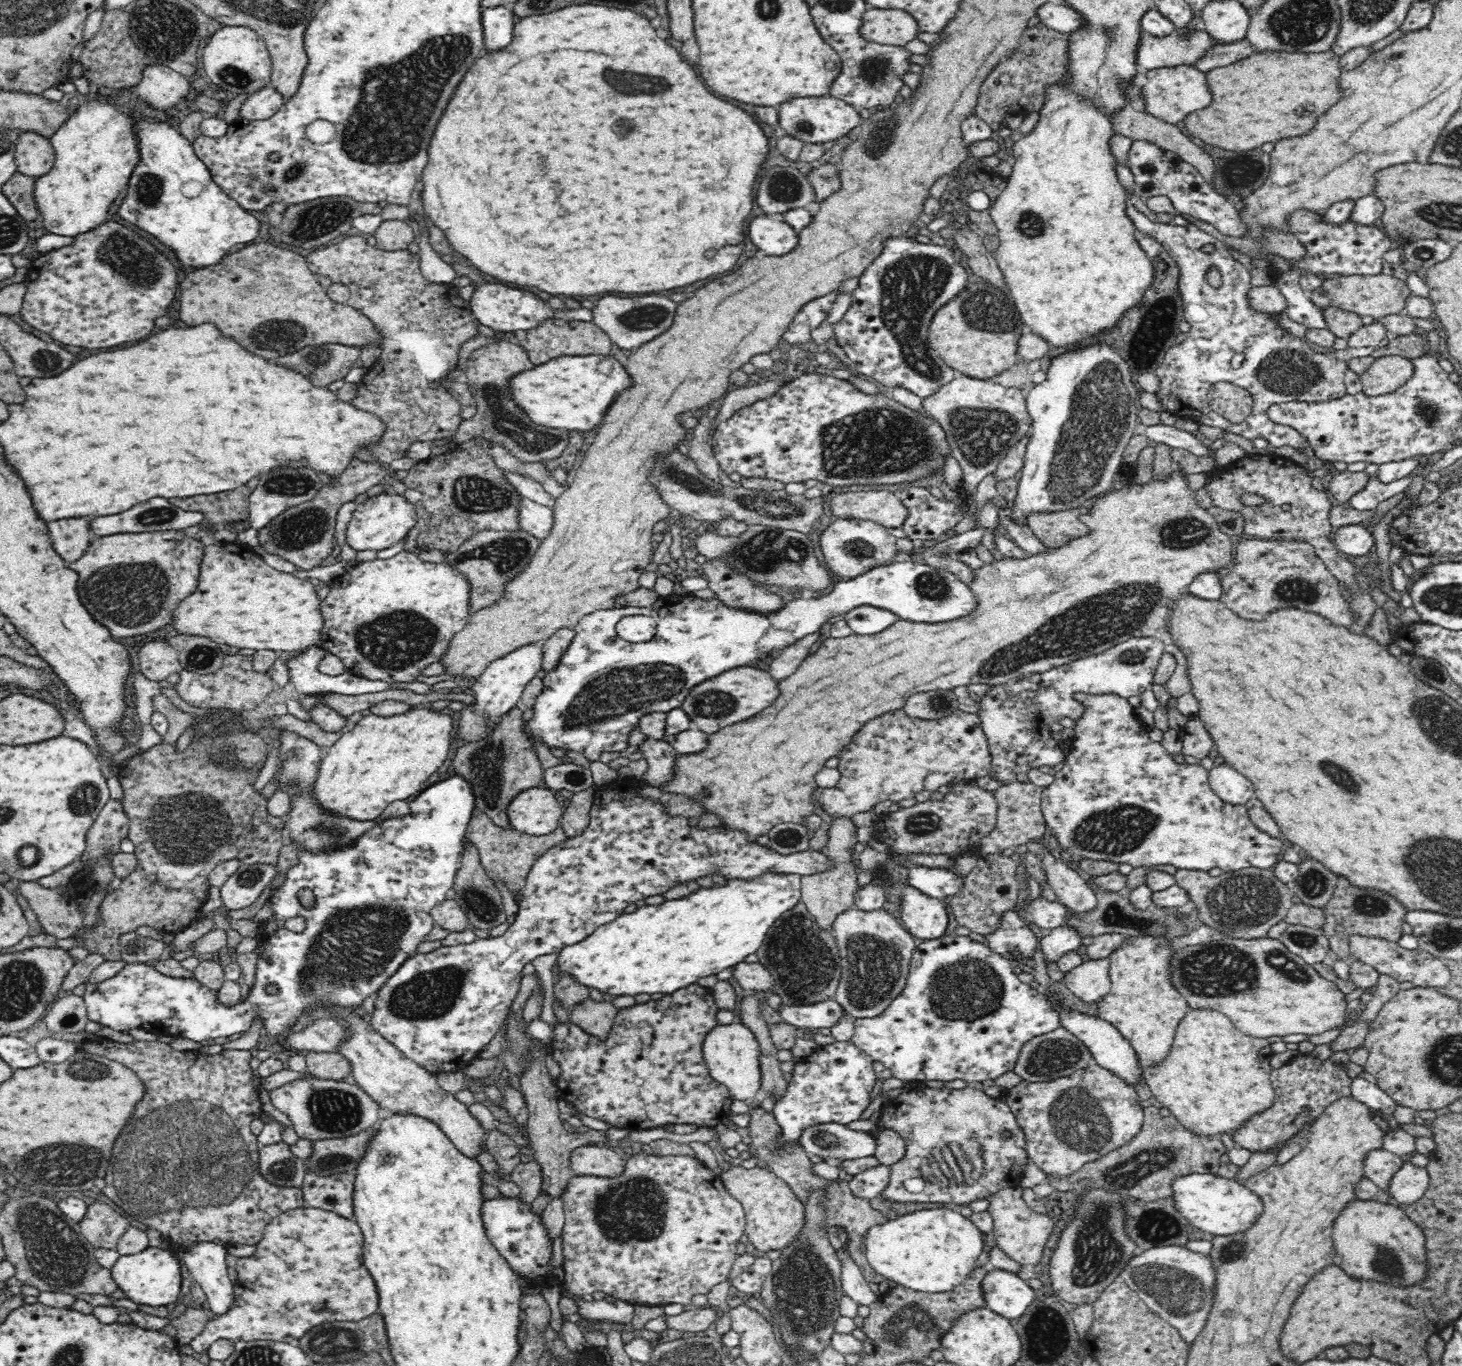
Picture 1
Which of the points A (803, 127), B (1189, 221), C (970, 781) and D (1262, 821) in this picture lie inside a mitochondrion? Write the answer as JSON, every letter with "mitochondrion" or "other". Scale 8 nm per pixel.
{"A":"mitochondrion","B":"other","C":"other","D":"other"}

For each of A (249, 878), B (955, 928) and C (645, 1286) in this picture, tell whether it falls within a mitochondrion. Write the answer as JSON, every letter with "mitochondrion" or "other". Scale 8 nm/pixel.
{"A":"mitochondrion","B":"other","C":"other"}

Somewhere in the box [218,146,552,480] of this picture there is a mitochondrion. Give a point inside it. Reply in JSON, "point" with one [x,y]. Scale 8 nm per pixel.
{"point":[313,222]}

